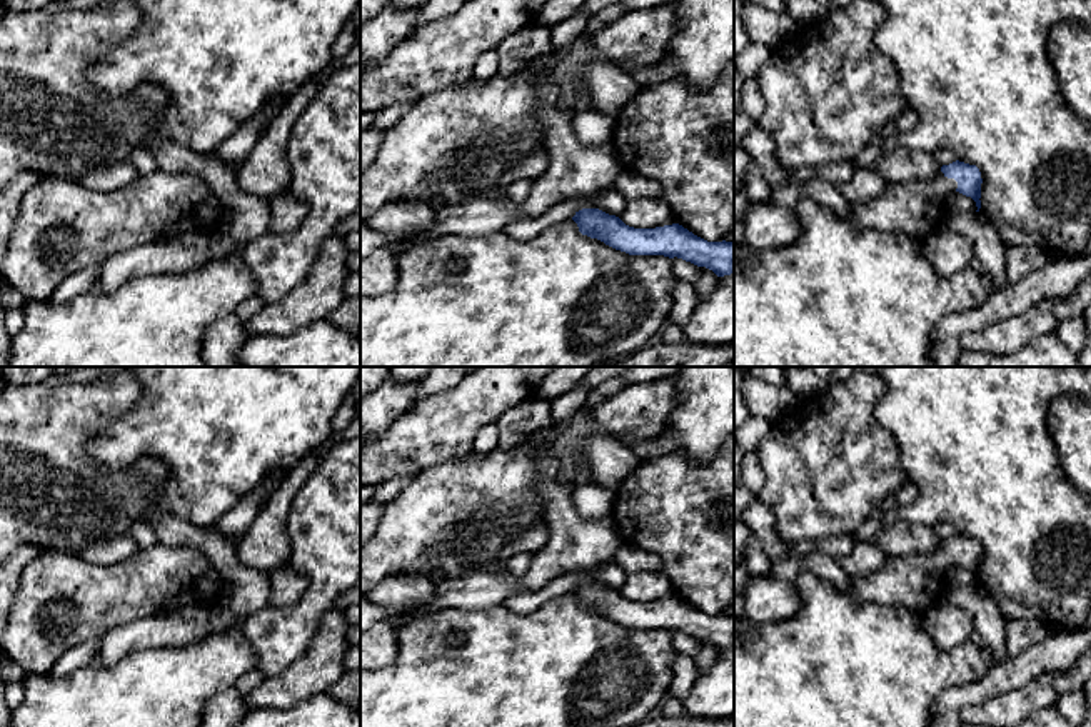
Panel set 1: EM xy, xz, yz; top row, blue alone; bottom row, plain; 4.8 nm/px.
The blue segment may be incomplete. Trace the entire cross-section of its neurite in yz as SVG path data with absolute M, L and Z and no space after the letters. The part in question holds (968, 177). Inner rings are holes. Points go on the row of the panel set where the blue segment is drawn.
M956 160L943 165L933 180L887 183L876 198L852 203L847 220L862 230L907 233L921 243L933 230L943 227L949 193L971 197L979 212L981 183L976 165Z

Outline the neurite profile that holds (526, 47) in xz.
M530 25L507 37L499 47L499 73L514 75L552 52L551 28Z

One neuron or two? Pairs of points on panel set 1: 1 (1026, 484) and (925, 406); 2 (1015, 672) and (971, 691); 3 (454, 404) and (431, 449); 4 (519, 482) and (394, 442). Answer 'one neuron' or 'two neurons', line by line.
1: one neuron
2: one neuron
3: one neuron
4: two neurons

